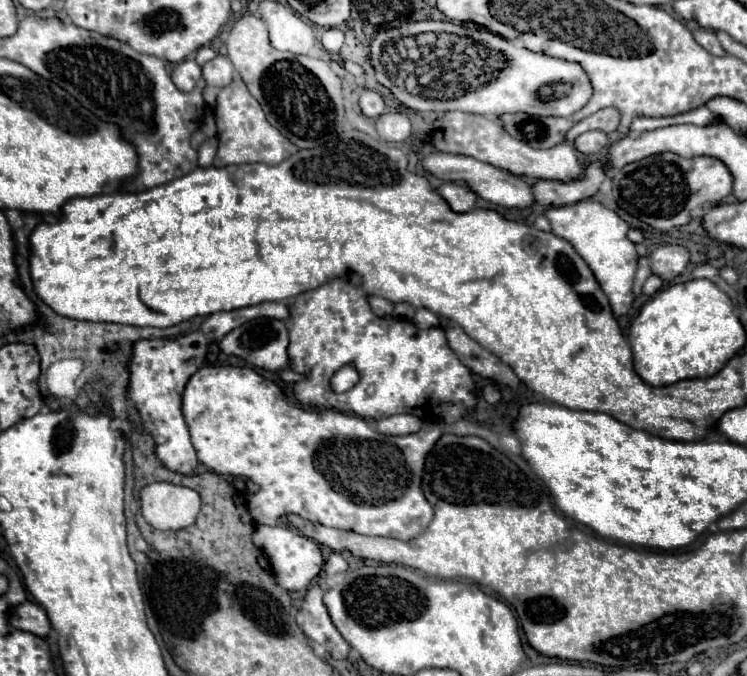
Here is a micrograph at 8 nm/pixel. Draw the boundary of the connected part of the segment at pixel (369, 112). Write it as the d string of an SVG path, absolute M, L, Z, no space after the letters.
M365 90L359 98L359 106L361 106L361 112L367 116L367 118L377 118L385 112L385 102L383 98L373 92L373 90Z

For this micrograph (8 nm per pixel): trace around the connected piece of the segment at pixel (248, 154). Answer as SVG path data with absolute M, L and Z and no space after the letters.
M235 76L235 80L229 86L221 88L217 96L217 140L219 148L213 162L215 168L223 168L229 164L253 164L253 162L275 166L297 152L297 146L291 144L287 138L283 138L279 130L275 130L267 122L259 102L255 102L255 98L249 94L247 86L239 76Z

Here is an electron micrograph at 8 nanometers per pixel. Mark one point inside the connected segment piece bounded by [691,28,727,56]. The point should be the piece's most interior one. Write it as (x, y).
(708, 40)

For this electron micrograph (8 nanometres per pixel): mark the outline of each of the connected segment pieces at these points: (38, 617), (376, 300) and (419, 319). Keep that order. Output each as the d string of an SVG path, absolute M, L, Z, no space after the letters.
M25 602L11 610L11 626L31 632L35 636L49 636L51 622L45 610L35 602Z
M371 296L369 306L377 316L389 316L393 312L393 304L389 300L385 300L385 298L379 298L379 296Z
M417 308L413 322L415 322L415 326L419 326L419 328L439 326L439 318L437 318L431 310L427 310L427 308Z

